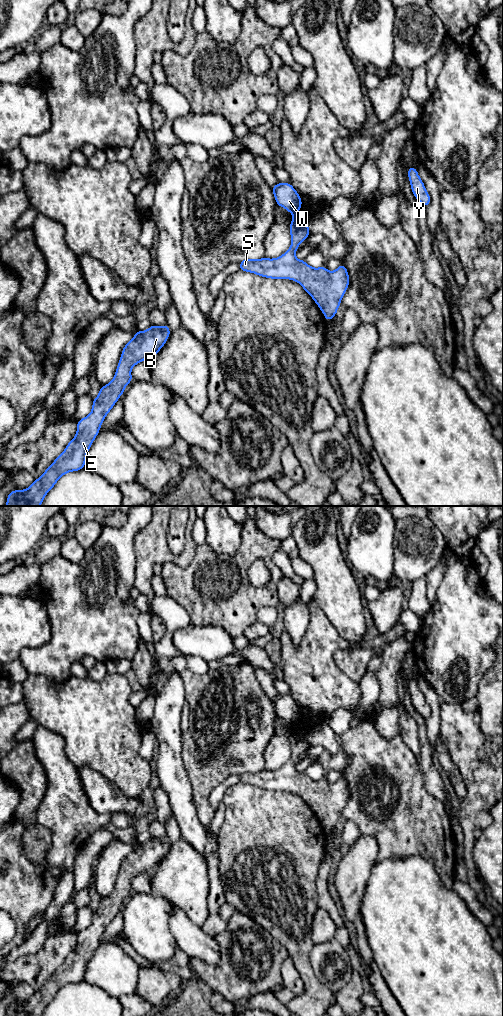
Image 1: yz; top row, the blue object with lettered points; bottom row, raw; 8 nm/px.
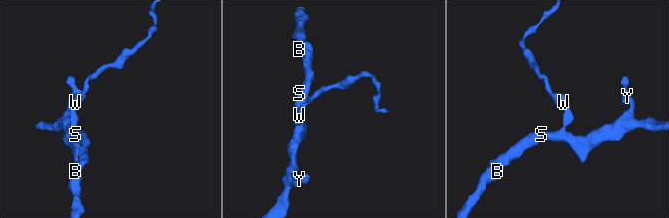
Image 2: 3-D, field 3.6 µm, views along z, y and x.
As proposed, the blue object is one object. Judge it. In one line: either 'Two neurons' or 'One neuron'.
One neuron

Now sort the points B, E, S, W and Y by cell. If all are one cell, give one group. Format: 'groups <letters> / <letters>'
groups B E S W Y

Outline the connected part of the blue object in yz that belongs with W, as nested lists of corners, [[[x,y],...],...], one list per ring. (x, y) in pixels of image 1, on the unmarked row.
[[[290,695],[272,699],[278,718],[285,720],[293,728],[290,735],[291,759],[280,769],[274,771],[244,771],[239,782],[251,784],[271,791],[290,791],[298,794],[313,810],[326,833],[337,825],[343,807],[349,798],[349,787],[344,776],[330,784],[325,778],[313,780],[304,772],[298,772],[295,763],[309,747],[308,732],[299,729],[302,712]]]

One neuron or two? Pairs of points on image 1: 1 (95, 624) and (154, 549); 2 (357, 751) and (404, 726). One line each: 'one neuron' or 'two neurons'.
1: two neurons
2: two neurons

